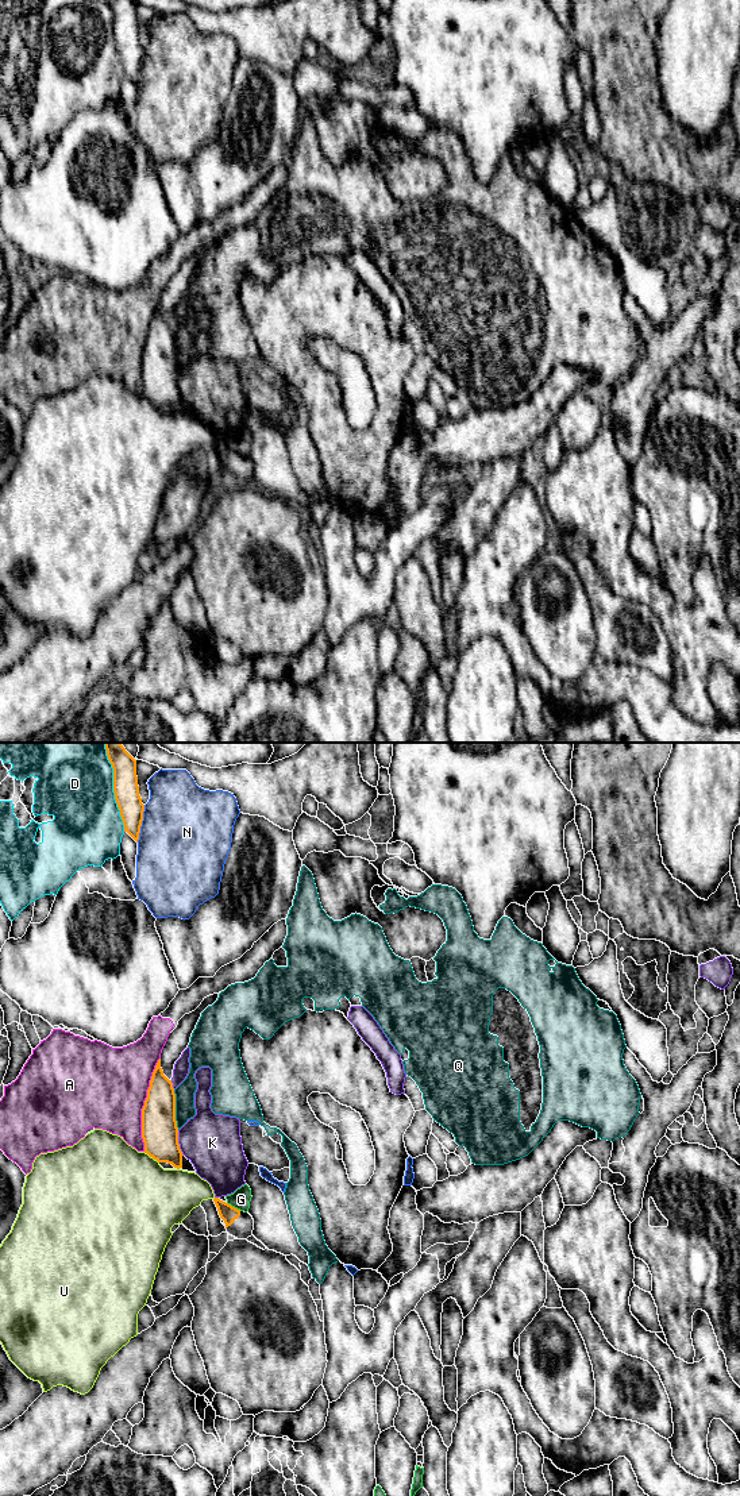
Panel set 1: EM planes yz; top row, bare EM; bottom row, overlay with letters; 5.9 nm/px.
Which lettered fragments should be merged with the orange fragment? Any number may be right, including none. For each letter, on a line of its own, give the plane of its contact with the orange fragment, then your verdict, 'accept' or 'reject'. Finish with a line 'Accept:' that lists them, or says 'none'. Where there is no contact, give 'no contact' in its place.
A: yz | reject
D: yz | reject
G: yz | reject
K: yz | reject
N: yz | reject
Q: yz | reject
U: yz | reject
Accept: none

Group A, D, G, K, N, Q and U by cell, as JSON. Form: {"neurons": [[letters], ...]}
{"neurons": [["A"], ["D"], ["G"], ["K"], ["N"], ["Q"], ["U"]]}

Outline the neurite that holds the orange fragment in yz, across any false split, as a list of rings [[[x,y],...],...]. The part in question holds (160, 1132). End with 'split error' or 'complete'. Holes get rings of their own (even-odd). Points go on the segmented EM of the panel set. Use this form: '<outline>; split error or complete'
[[[158,1060],[153,1072],[147,1098],[142,1108],[142,1138],[144,1153],[158,1163],[182,1168],[182,1152],[178,1144],[178,1127],[176,1121],[176,1094],[171,1080],[161,1068]]]; complete

